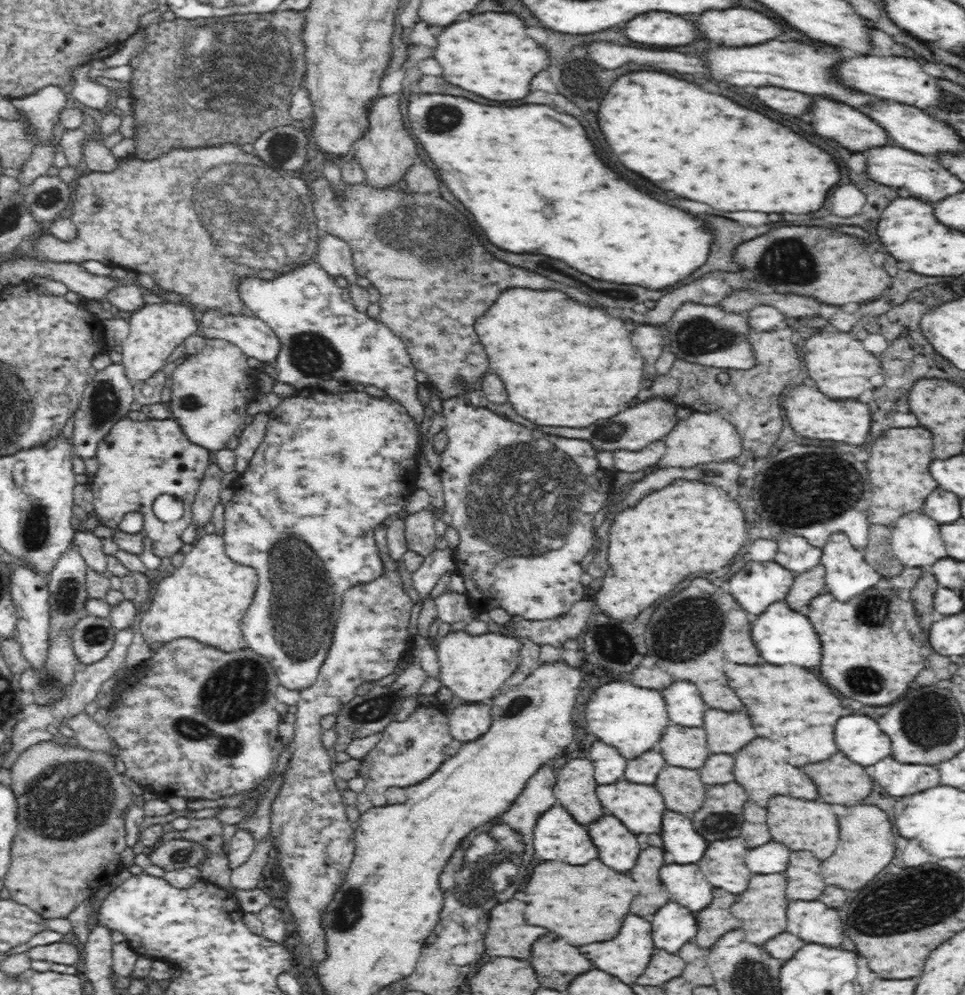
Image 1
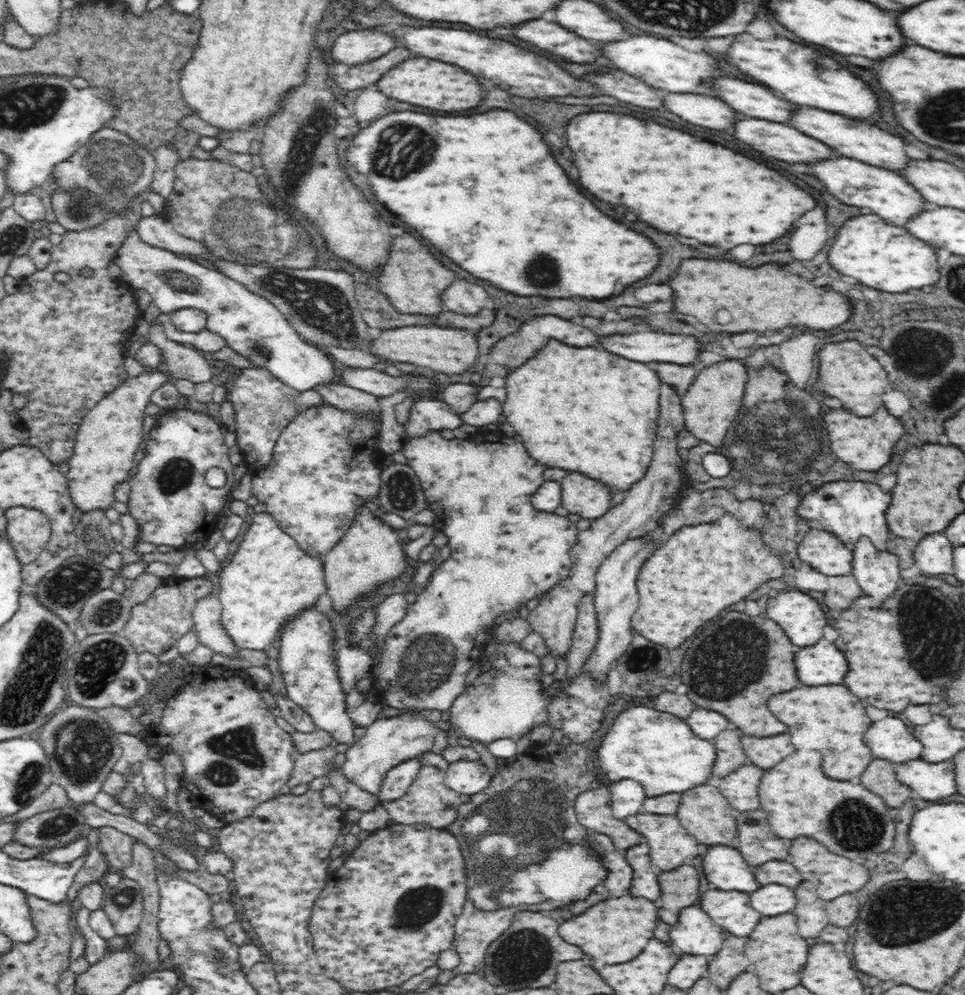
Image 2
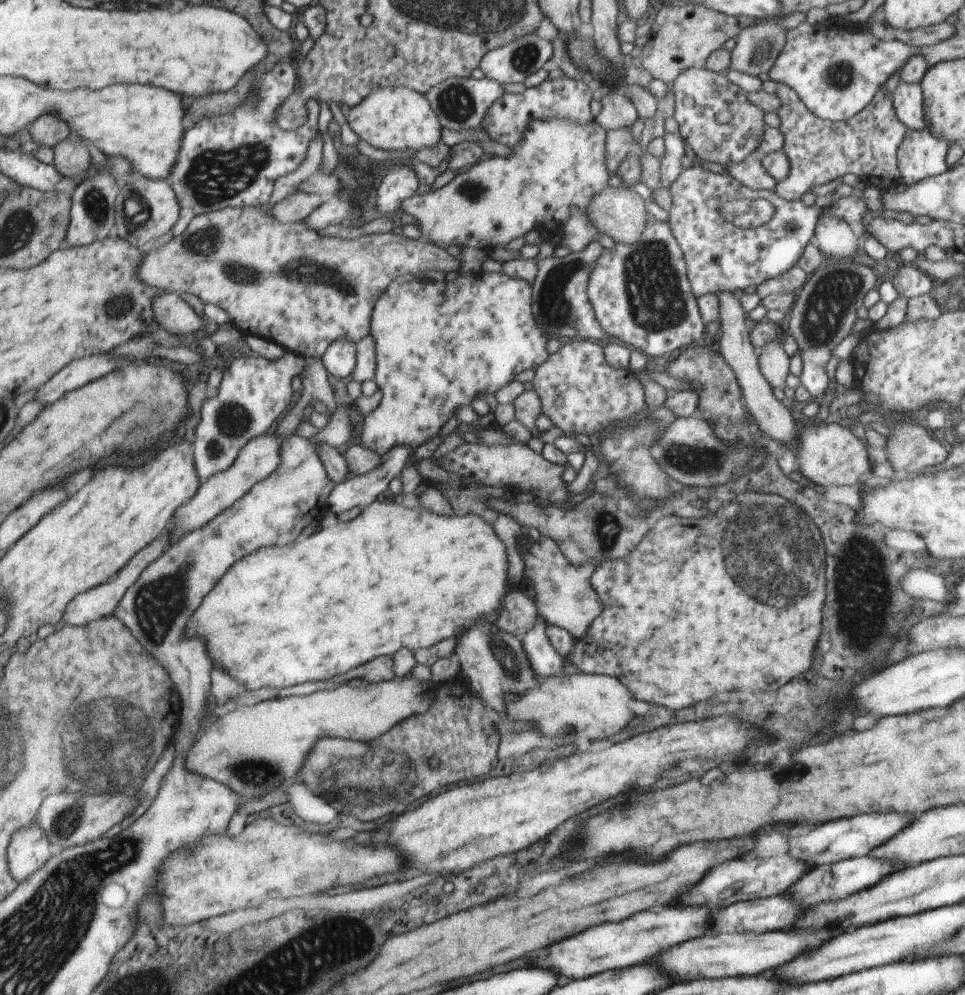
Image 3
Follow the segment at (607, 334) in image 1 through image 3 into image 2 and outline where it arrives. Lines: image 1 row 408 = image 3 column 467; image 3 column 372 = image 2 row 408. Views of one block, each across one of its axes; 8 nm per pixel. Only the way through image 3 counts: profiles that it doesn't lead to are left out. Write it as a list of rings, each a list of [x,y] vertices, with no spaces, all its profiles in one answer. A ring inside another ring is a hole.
[[[548,340],[538,352],[504,376],[506,399],[502,412],[521,436],[523,445],[528,448],[527,454],[546,467],[582,472],[596,478],[610,490],[632,488],[643,478],[652,460],[660,396],[656,371],[644,363],[626,360],[606,350],[572,348],[558,340]]]

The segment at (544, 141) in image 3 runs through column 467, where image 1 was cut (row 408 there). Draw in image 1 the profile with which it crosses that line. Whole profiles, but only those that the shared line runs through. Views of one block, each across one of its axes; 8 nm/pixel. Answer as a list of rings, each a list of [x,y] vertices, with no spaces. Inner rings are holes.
[[[205,339],[204,346],[196,353],[185,356],[185,360],[174,368],[170,384],[170,400],[165,404],[172,418],[180,425],[186,438],[208,451],[224,449],[232,438],[238,438],[244,430],[246,407],[257,395],[256,374],[259,370],[246,363],[248,357],[234,344],[222,339]]]

